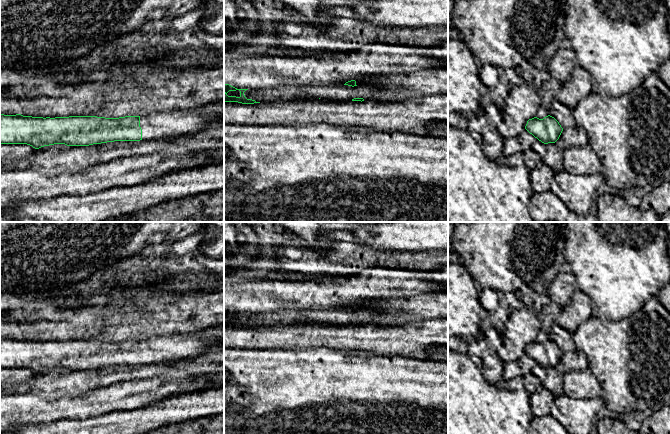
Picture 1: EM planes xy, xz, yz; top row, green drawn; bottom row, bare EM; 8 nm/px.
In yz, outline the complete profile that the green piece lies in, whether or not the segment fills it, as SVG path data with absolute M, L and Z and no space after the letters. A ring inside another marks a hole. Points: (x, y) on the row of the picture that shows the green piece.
M550 115L543 119L529 119L525 129L544 144L555 143L563 131L559 122Z

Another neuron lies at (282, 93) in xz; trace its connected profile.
M279 86L266 90L248 89L244 92L247 99L256 102L294 101L298 99L328 99L332 101L348 101L354 98L367 100L377 92L374 87L363 86Z

